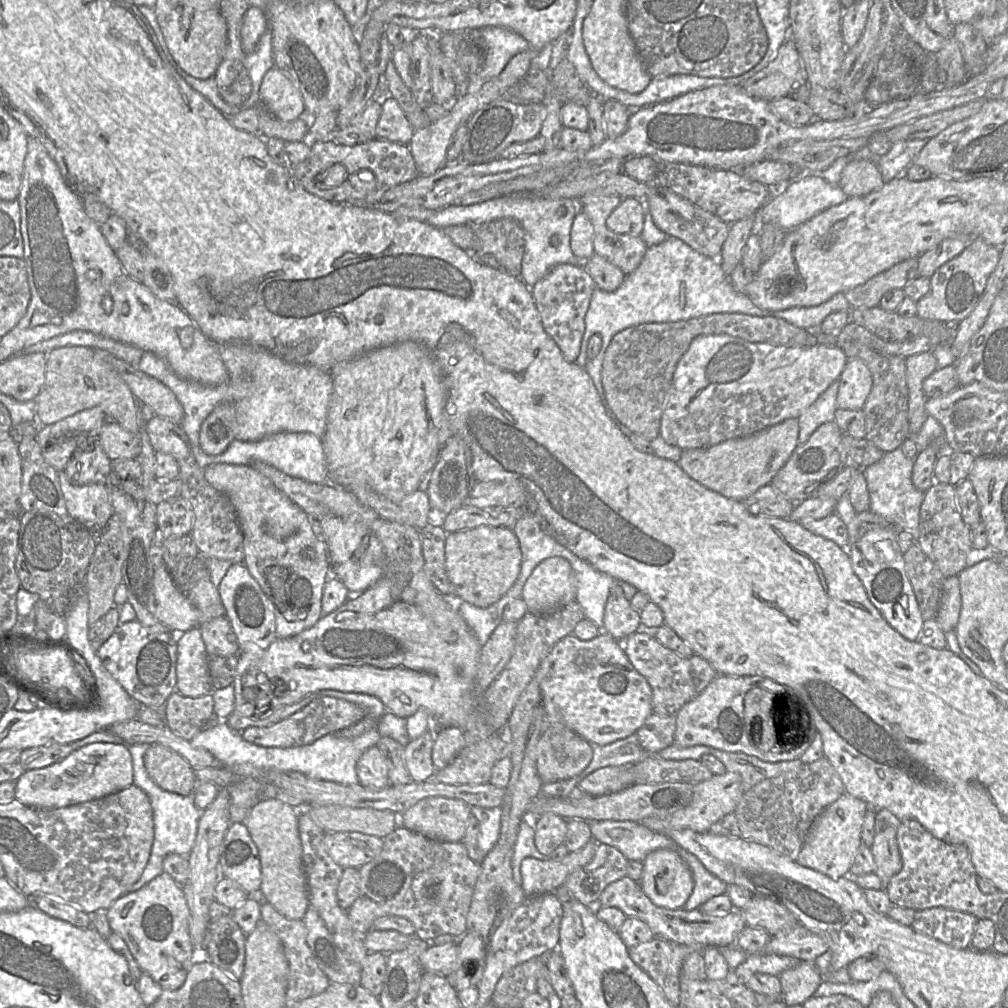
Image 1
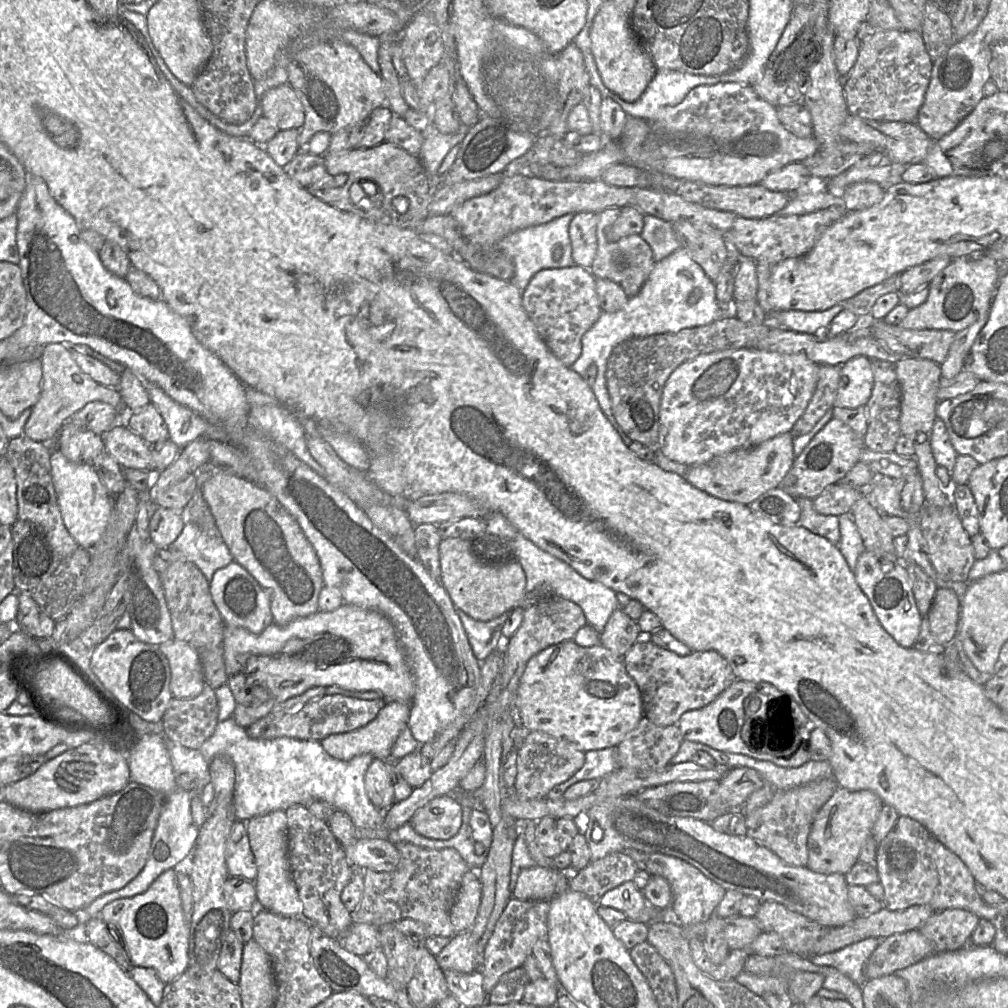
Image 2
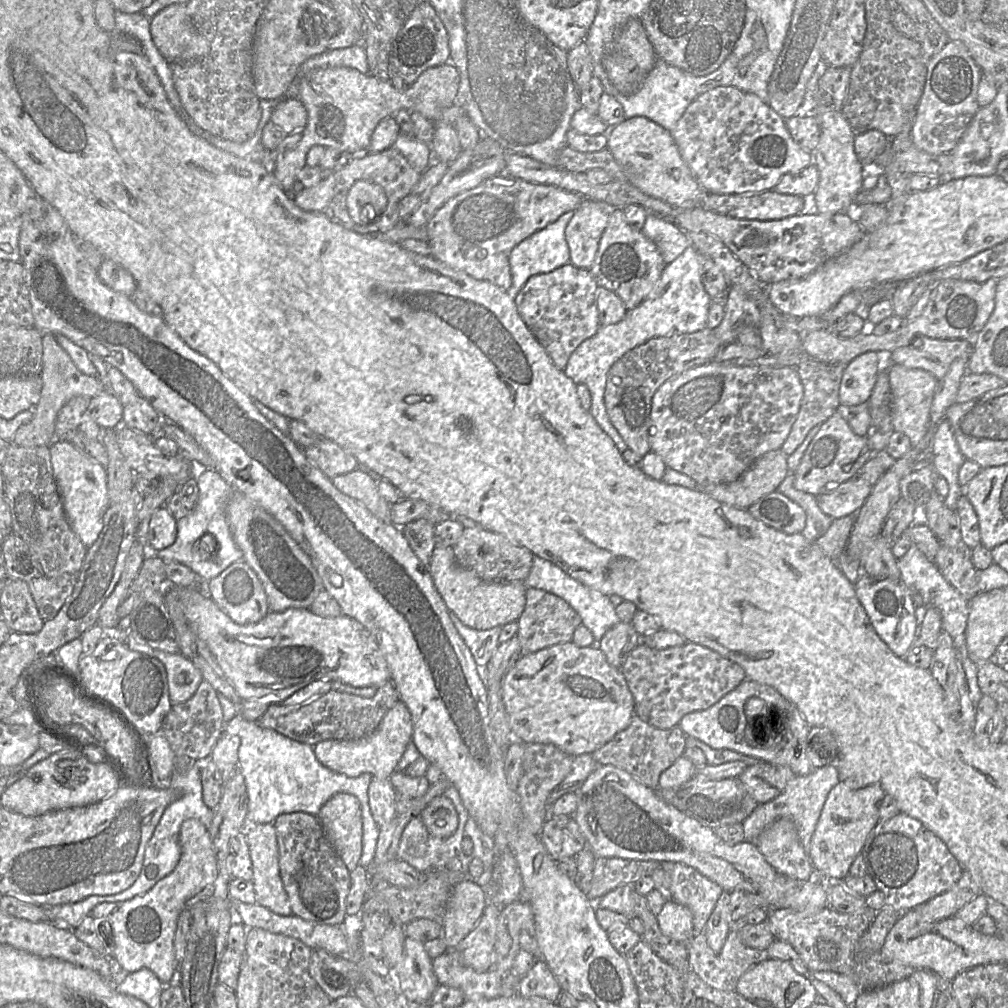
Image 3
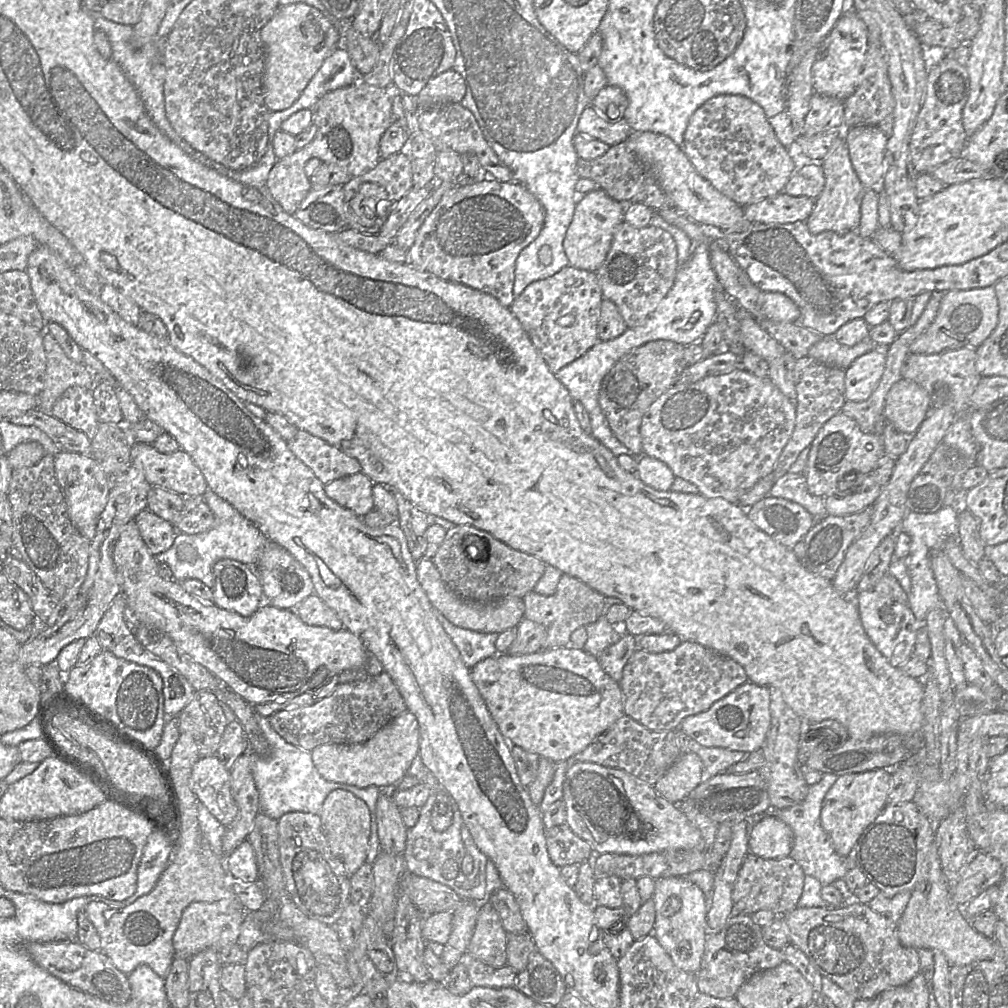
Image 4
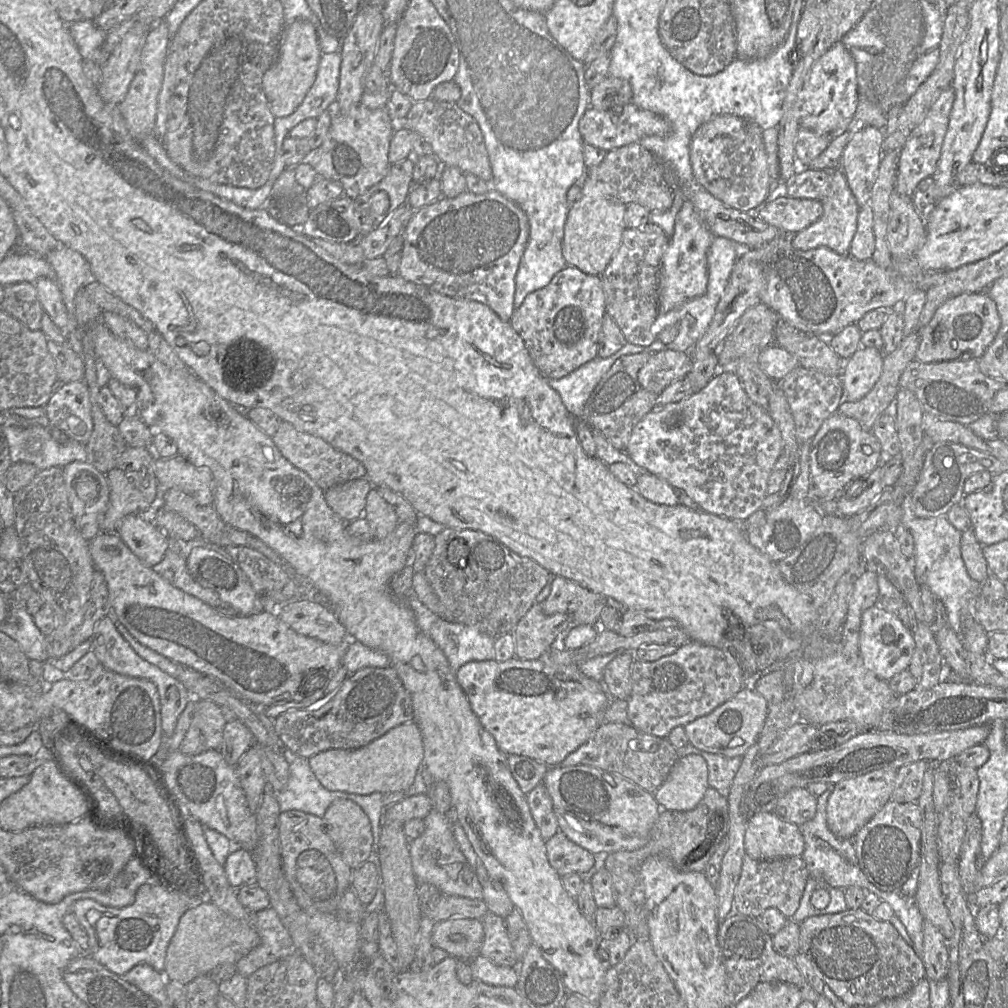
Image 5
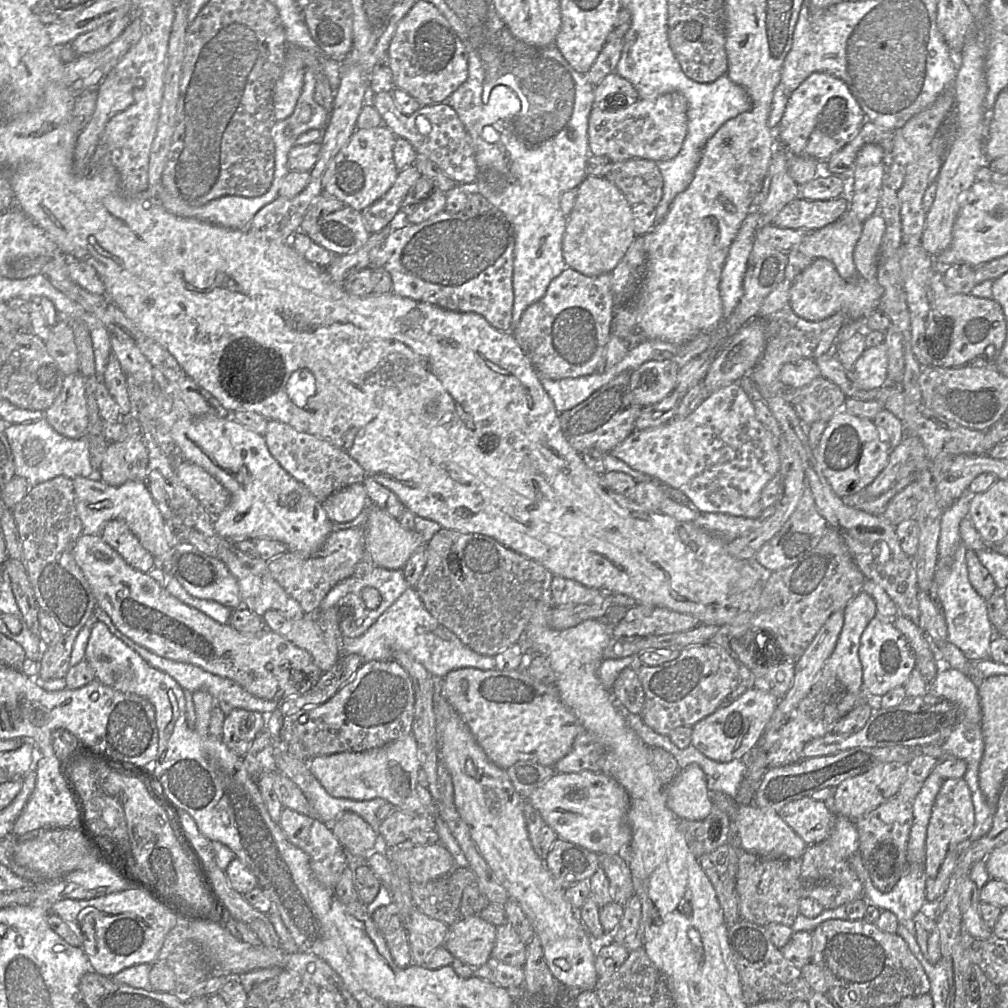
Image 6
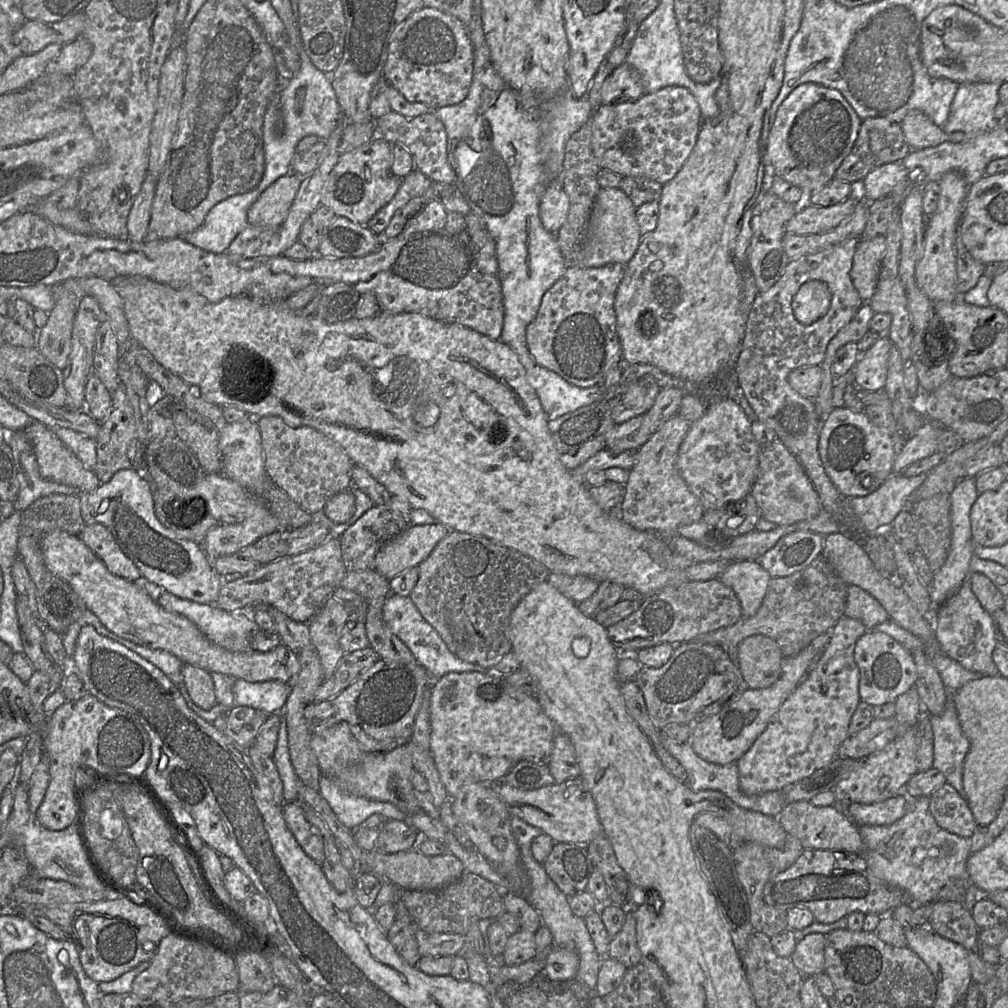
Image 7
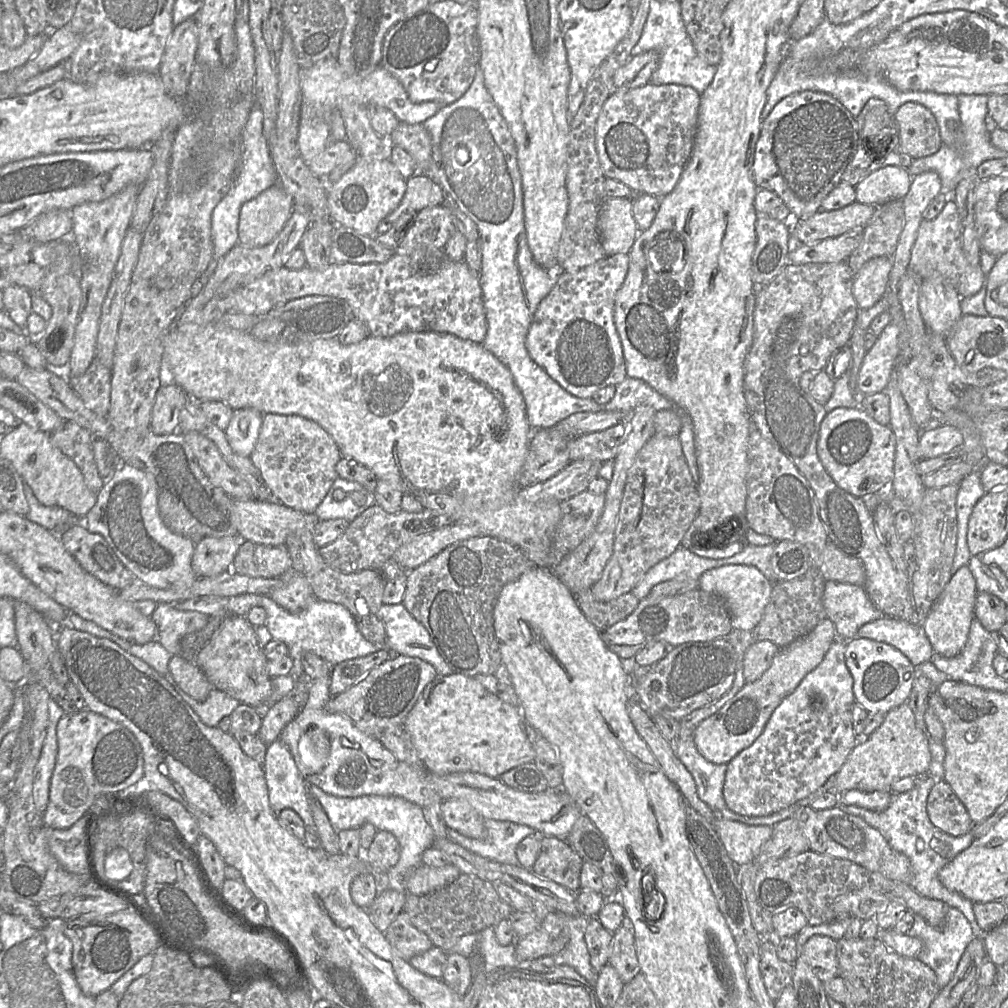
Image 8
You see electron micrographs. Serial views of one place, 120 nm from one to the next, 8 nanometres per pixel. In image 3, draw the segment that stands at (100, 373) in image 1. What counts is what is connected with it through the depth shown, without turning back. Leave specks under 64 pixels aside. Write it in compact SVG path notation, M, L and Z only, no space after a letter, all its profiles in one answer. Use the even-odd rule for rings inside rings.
M45 333L42 336L42 390L38 404L33 409L32 420L22 425L16 432L13 442L22 447L50 446L51 439L55 434L56 419L60 409L73 397L83 396L92 398L108 390L97 378L81 373L69 355L56 341L53 334Z

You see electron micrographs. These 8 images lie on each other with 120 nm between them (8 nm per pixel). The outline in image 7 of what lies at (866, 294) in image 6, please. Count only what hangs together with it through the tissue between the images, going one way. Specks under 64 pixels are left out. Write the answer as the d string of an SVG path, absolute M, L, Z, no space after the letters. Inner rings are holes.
M809 280L801 285L792 300L795 318L804 325L809 325L823 317L831 303L831 293L826 283Z

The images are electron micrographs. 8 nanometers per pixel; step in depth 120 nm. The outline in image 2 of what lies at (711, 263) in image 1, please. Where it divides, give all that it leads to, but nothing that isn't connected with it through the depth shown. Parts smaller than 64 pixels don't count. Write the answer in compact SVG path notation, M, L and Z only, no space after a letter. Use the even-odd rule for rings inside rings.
M685 248L655 263L648 279L634 297L628 298L626 305L614 313L601 312L598 320L582 336L582 349L579 358L571 369L583 375L590 365L595 365L597 374L592 391L603 414L613 426L619 426L612 415L611 402L606 384L608 359L616 345L635 338L661 333L675 333L683 328L709 324L715 320L735 317L735 302L724 310L718 304L715 293L715 282L710 279L702 267L689 255ZM700 290L700 298L695 304L689 303L692 291ZM838 303L820 311L772 310L766 313L763 324L769 327L785 327L801 333L826 335L827 326L843 309L843 305Z

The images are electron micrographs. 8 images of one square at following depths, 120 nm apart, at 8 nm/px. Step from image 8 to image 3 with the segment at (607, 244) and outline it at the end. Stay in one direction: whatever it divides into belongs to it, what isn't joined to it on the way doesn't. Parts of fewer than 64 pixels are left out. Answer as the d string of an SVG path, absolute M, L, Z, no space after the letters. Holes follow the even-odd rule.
M584 199L575 210L565 230L570 263L581 269L592 267L608 223L609 211L609 207L592 199Z

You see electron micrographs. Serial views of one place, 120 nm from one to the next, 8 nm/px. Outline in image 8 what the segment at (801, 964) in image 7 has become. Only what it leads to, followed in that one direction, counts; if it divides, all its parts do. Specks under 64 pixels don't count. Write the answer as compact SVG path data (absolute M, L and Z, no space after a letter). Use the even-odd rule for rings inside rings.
M815 935L799 948L799 955L818 979L825 983L838 976L836 949L836 941L826 936Z

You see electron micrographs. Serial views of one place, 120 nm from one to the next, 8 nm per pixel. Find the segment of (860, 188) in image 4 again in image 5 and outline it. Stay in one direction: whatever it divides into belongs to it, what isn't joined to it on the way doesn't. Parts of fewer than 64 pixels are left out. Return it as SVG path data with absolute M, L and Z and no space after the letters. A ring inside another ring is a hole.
M842 167L830 171L830 174L831 183L828 195L822 200L819 200L823 206L823 214L815 223L792 235L792 245L794 248L803 251L825 246L840 255L848 255L851 242L857 230L860 208L849 188Z

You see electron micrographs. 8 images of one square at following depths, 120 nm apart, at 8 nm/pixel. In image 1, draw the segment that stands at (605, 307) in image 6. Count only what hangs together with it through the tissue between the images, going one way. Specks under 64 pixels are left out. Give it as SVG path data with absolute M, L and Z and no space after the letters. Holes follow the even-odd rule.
M583 263L554 266L532 288L532 296L540 314L545 332L554 340L563 358L574 363L580 353L588 311L595 283Z

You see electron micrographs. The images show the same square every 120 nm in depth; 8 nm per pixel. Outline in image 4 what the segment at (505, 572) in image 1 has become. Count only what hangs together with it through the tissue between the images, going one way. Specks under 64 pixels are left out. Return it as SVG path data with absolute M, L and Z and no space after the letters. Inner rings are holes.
M422 558L417 563L417 577L433 607L455 626L500 634L517 627L524 618L525 604L519 597L505 597L489 603L474 602L459 597L446 586L432 559Z

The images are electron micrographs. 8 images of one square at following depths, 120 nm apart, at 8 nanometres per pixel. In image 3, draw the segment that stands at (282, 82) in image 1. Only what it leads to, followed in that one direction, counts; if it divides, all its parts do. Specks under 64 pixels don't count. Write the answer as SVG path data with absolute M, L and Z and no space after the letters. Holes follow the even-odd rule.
M281 98L270 121L284 134L301 134L307 123L307 111L299 98Z

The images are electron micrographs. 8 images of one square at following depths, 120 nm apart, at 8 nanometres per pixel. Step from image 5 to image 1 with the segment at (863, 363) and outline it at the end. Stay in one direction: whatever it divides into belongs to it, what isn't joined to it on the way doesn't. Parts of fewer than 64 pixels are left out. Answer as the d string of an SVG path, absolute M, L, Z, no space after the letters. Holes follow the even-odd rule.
M849 358L839 378L837 406L862 410L872 388L872 374L859 358Z

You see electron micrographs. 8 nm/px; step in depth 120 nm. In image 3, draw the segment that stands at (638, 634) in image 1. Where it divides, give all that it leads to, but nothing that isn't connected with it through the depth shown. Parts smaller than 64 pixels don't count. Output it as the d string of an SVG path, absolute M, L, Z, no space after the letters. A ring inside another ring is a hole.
M685 642L681 646L665 649L653 649L640 643L629 654L620 670L633 696L634 714L658 729L678 726L684 715L711 707L746 679L746 674L740 665L693 642Z

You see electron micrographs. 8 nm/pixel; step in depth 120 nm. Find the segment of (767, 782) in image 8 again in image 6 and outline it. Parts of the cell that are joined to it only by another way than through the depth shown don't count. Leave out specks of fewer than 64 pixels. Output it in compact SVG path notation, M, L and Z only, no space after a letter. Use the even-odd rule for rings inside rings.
M860 591L844 608L844 622L837 643L825 661L809 693L798 704L789 720L779 731L777 741L768 751L768 769L796 763L802 760L805 744L833 731L841 718L837 702L846 693L862 691L862 665L859 659L859 646L862 633L876 615L876 603L871 595Z

